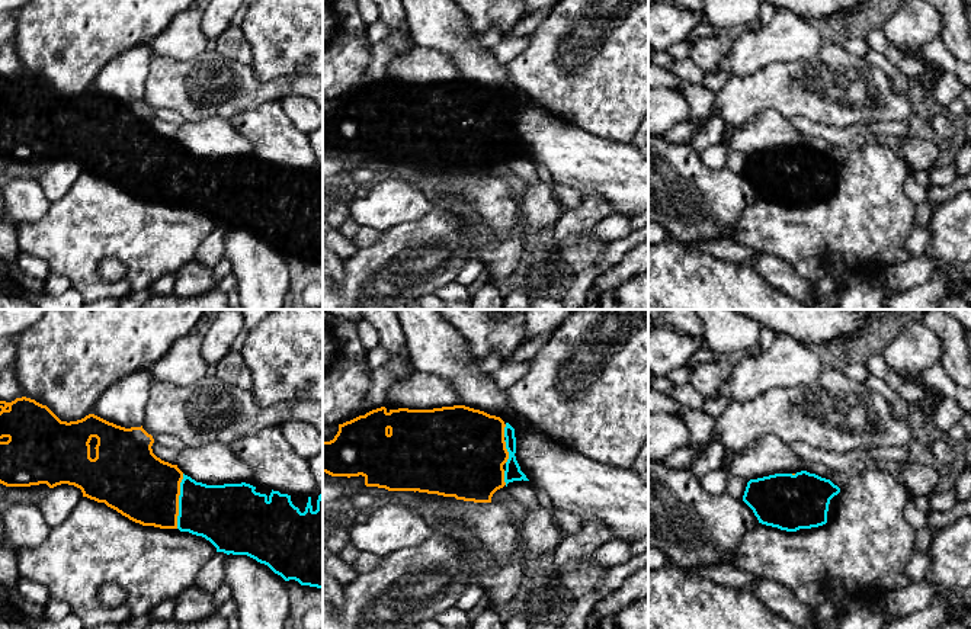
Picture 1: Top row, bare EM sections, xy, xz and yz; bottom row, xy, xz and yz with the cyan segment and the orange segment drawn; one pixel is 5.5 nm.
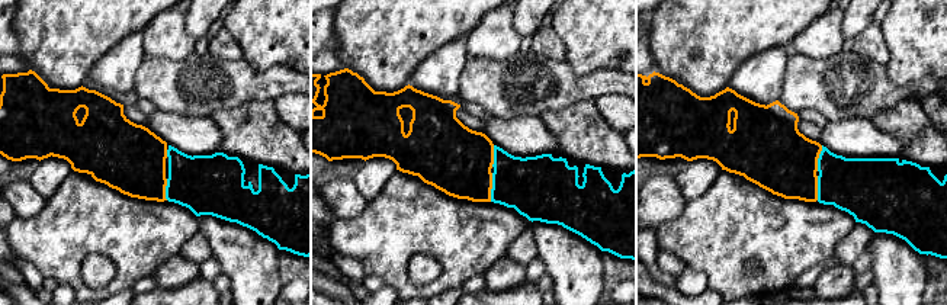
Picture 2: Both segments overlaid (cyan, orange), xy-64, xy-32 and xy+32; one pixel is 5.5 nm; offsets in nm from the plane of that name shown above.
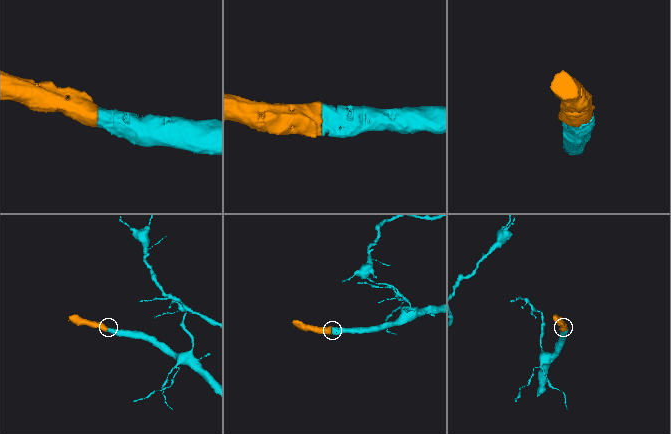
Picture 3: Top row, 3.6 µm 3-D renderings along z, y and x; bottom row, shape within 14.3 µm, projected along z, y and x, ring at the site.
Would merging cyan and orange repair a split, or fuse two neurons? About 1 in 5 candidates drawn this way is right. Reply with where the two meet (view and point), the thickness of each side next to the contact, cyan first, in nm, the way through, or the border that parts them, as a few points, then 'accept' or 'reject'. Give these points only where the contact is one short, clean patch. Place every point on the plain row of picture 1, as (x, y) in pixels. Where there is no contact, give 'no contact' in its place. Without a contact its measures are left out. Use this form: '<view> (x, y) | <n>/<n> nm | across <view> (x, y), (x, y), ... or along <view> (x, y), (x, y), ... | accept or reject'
xy (179, 176) | 320/380 nm | accept

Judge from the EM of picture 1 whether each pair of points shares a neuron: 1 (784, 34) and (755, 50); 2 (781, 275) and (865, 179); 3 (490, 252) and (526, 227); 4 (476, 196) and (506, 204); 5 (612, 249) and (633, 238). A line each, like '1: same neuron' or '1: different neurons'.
1: same neuron
2: different neurons
3: same neuron
4: same neuron
5: same neuron

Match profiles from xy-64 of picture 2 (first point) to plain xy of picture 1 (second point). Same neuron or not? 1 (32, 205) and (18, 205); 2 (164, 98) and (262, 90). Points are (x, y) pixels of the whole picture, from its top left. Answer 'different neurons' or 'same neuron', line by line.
1: same neuron
2: same neuron

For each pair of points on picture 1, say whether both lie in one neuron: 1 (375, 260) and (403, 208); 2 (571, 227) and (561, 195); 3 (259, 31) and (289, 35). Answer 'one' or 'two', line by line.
1: two
2: two
3: one

